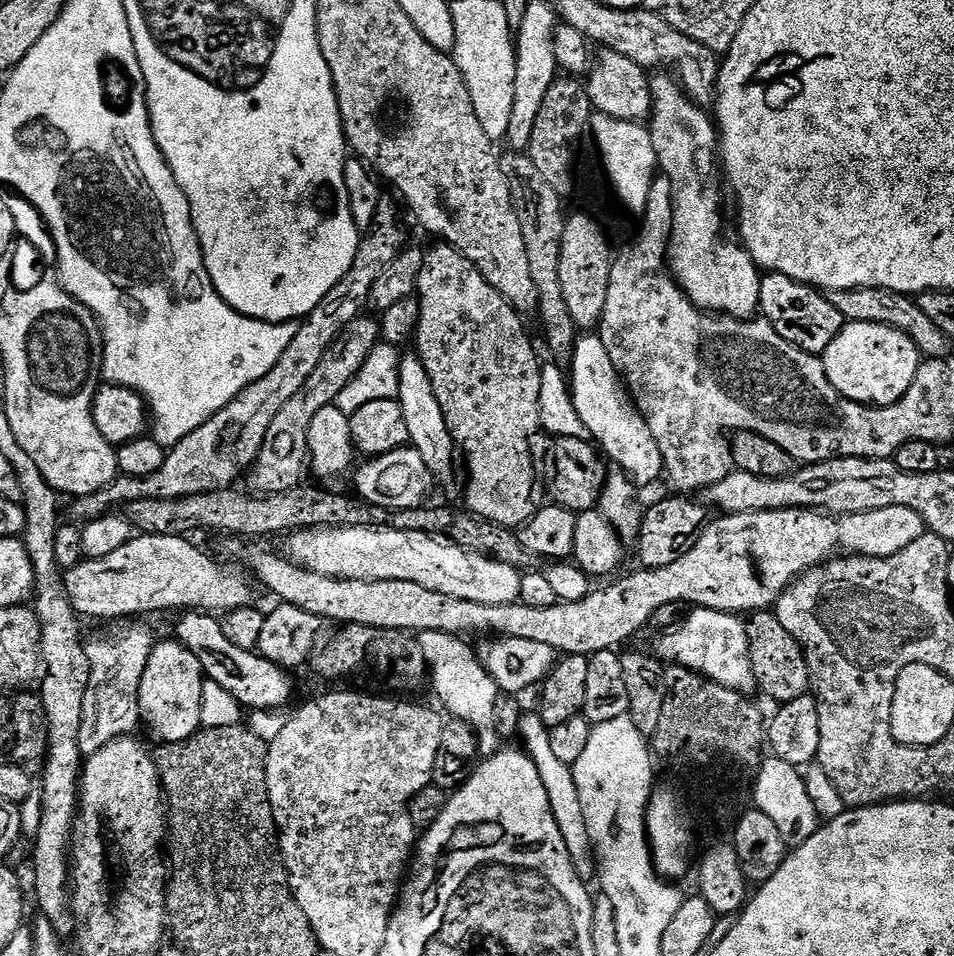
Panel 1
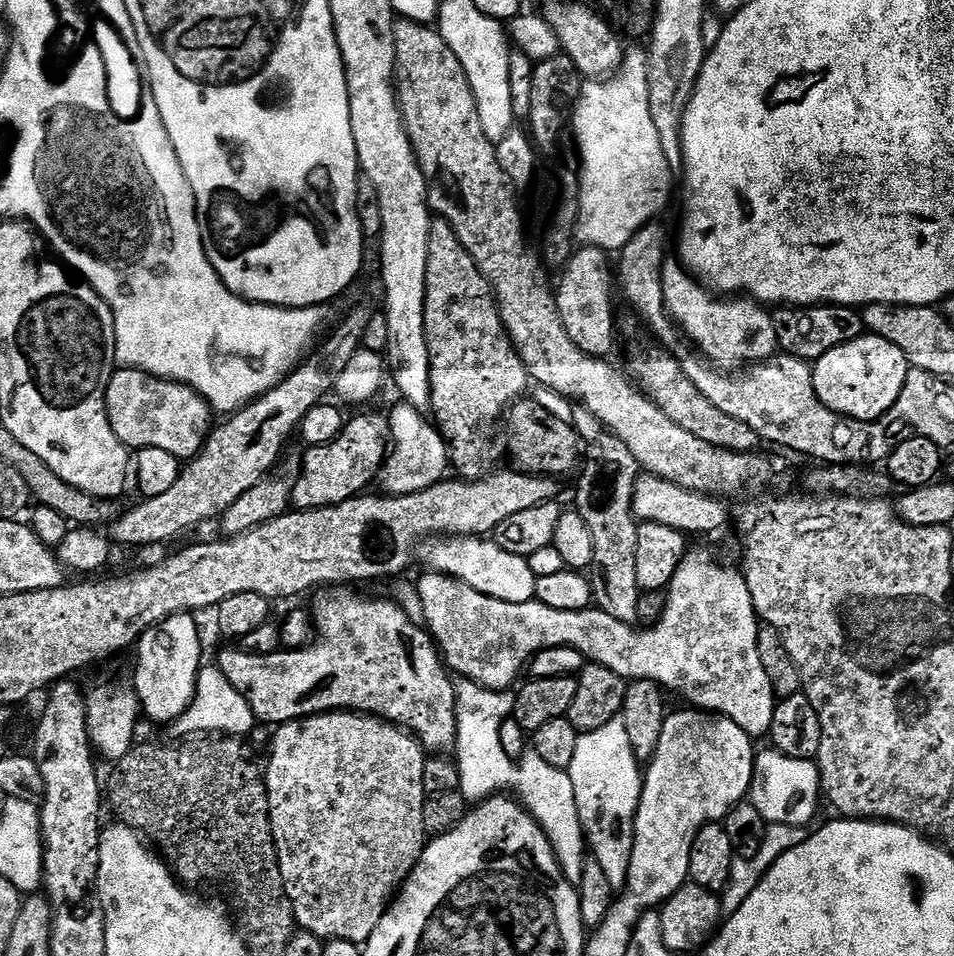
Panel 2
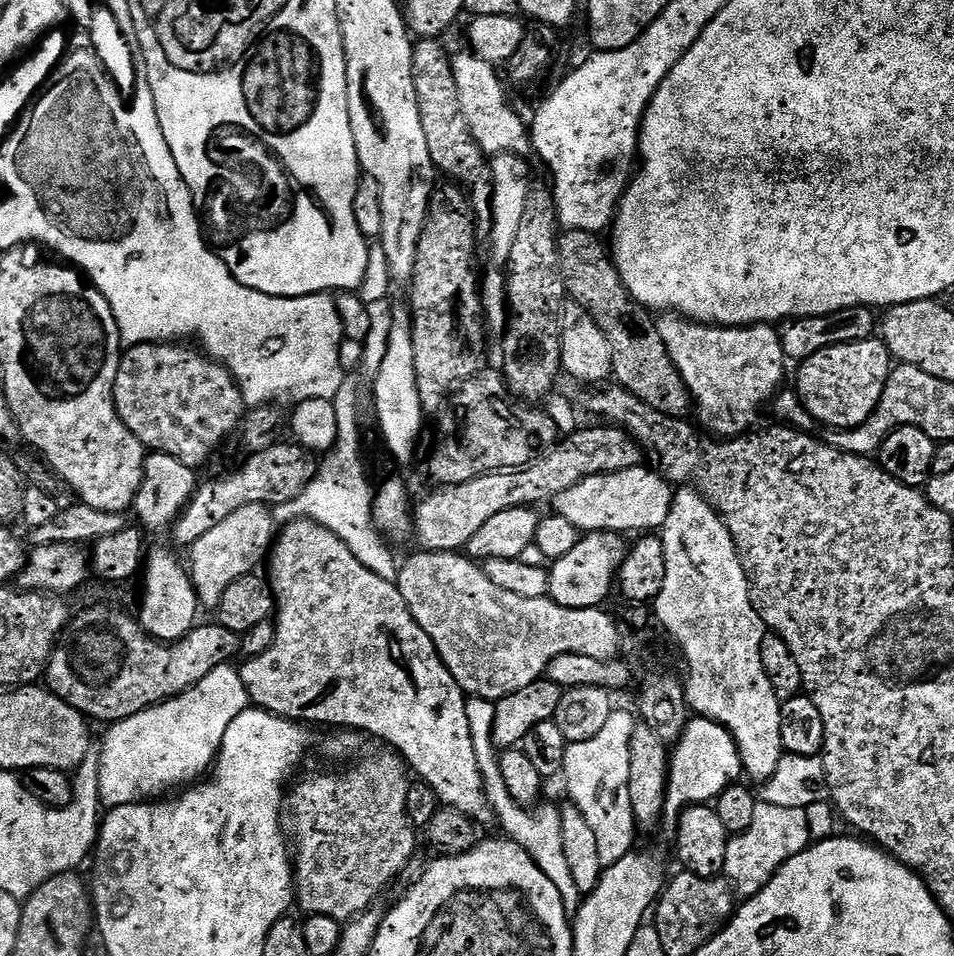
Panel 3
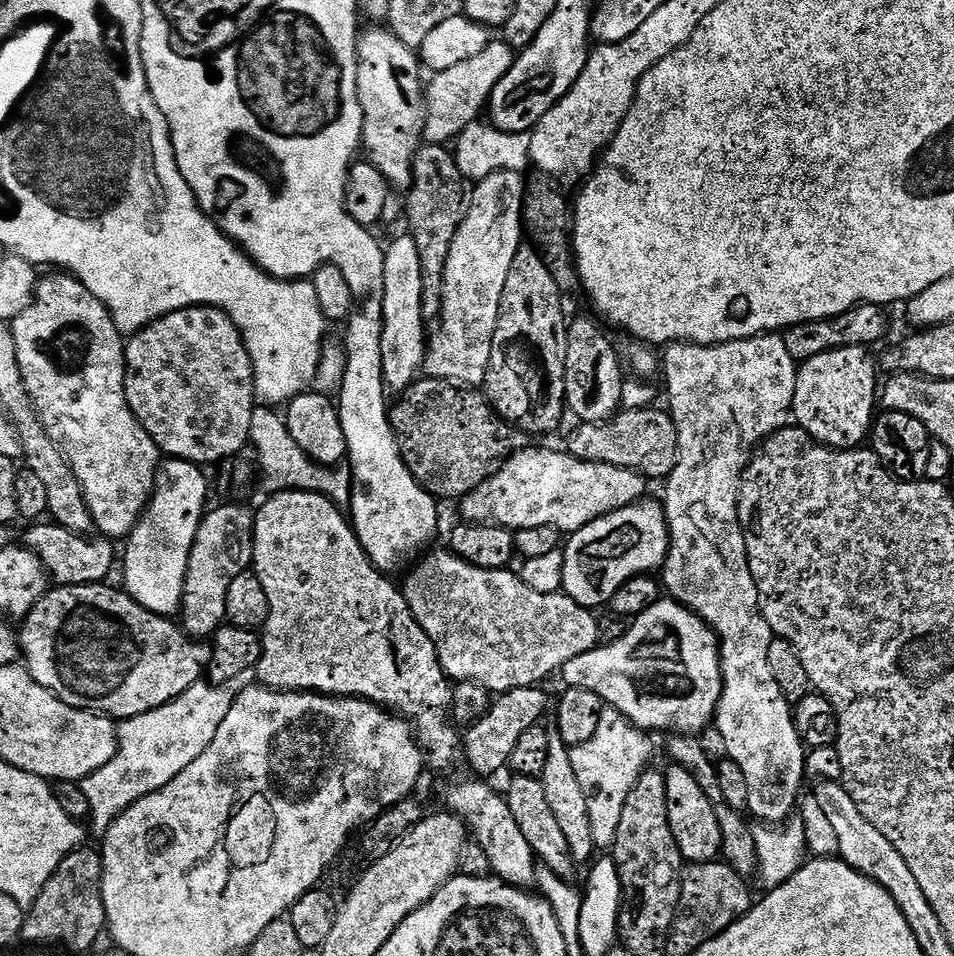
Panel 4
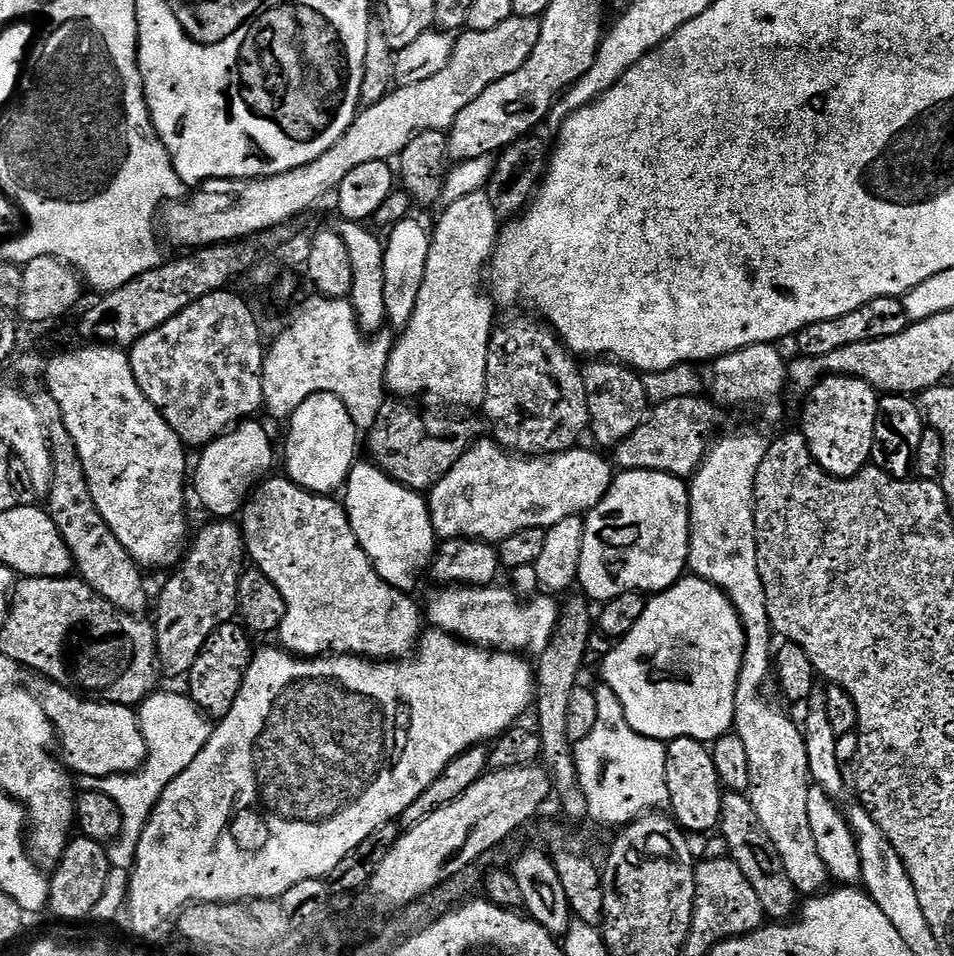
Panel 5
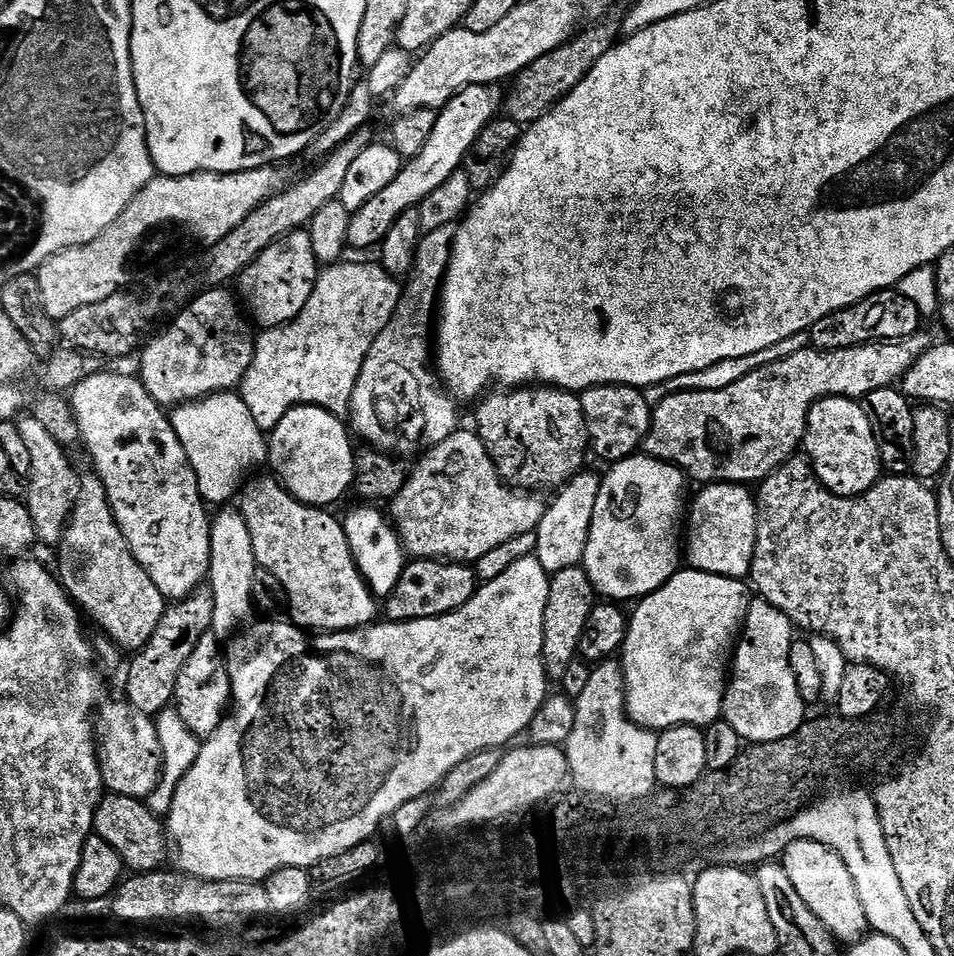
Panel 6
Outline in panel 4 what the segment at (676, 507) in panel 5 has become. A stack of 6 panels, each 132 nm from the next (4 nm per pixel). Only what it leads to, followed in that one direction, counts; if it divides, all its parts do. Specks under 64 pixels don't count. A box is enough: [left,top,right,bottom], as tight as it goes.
[562,498,668,609]

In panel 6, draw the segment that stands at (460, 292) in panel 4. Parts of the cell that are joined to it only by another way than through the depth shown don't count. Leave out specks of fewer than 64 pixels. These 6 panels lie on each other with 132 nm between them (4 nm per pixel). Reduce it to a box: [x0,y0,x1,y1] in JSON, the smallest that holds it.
[351,224,458,458]

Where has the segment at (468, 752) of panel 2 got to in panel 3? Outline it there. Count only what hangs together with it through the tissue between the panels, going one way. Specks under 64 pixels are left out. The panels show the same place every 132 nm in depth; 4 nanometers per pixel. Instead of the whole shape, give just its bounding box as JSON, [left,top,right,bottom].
[466,698,582,914]

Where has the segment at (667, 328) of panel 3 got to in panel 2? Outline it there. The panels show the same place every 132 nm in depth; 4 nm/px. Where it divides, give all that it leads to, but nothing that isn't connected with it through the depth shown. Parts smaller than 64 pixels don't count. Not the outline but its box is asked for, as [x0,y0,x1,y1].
[660,259,779,370]

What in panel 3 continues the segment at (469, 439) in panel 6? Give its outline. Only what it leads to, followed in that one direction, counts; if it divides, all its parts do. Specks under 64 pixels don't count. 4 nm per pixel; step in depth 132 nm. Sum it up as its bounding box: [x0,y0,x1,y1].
[554,466,673,534]

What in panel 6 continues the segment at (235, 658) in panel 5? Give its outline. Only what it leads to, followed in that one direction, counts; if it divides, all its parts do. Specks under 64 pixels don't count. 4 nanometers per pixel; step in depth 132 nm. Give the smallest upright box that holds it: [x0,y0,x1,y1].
[174,631,232,738]

